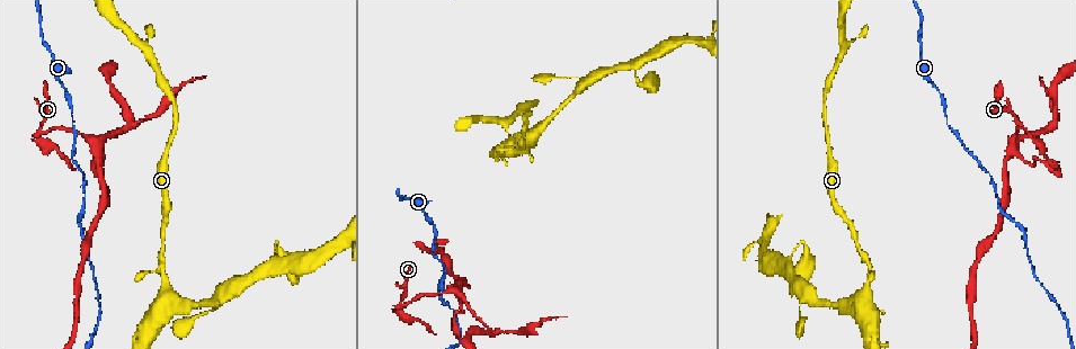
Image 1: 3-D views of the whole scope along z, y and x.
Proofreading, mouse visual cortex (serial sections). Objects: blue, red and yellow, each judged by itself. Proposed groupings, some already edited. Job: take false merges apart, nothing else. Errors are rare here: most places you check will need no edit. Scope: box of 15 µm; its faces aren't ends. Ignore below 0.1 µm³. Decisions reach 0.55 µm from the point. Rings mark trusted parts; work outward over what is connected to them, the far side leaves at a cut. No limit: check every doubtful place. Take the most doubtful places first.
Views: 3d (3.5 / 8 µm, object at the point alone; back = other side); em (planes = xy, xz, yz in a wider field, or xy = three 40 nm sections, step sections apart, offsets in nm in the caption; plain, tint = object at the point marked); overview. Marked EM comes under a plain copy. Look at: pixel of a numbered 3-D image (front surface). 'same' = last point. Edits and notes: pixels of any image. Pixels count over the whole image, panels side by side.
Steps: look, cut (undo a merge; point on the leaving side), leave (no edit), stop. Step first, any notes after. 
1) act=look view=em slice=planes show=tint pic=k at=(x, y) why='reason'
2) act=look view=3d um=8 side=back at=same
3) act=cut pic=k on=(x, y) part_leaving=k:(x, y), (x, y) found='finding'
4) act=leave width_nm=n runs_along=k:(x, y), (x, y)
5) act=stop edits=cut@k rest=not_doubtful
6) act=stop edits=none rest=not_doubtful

act=look view=3d um=3.5 pic=1 at=(41, 133) why='abrupt turn'

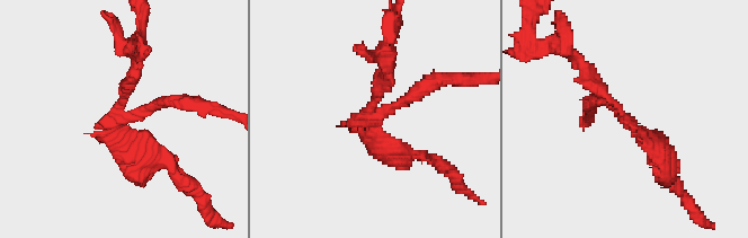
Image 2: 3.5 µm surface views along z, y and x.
act=look view=em slice=xy step=1 show=tint pic=2 at=(622, 111) arms=3 arm_widths_nm=150,200,300

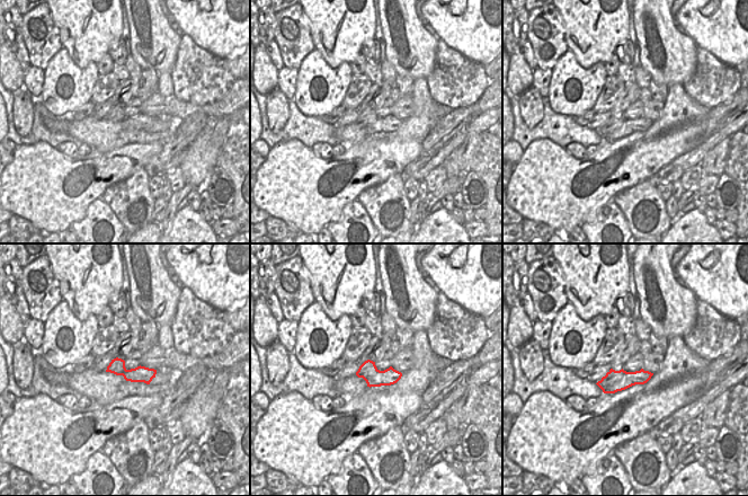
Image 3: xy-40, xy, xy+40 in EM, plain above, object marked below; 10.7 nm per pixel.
act=look view=em slice=xy step=2 show=tint at=same

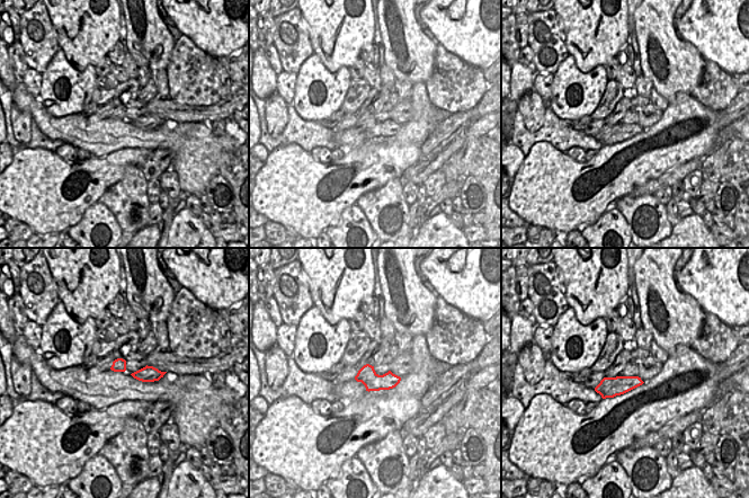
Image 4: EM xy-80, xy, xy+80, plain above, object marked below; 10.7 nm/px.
act=leave runs_along=2:(136, 61), (125, 116), (180, 103) found='all the same cell'

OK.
act=look view=3d um=3.5 side=back pic=1 at=(450, 290) why='thick turns thin'

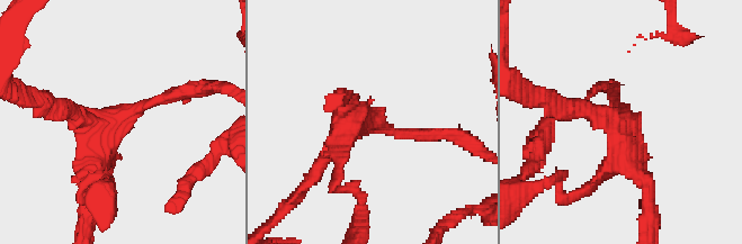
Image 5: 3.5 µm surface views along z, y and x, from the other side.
act=look view=em slice=xy step=2 show=tint pic=5 at=(114, 128) arms=4 arm_widths_nm=150,250,250,250 why='need the tissue'

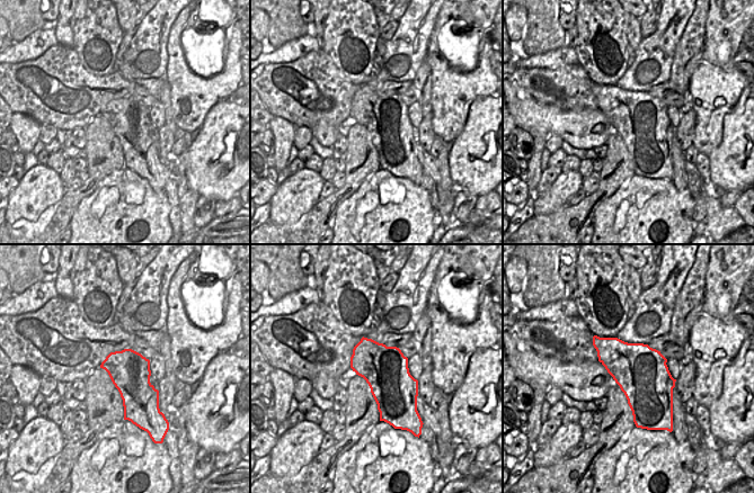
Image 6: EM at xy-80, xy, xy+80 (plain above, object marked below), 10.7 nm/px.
act=look view=em slice=planes show=tint at=same

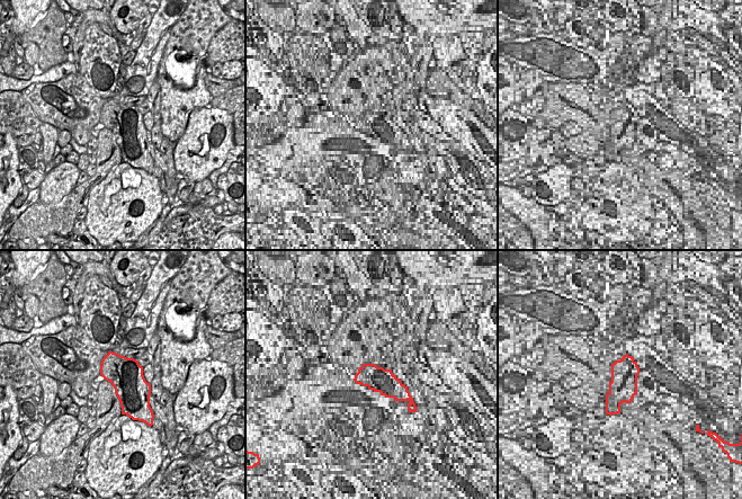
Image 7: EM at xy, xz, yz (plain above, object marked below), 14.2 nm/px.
act=leave found='continuous, no second cell'

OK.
act=look view=3d um=3.5 pic=1 at=(1021, 157)

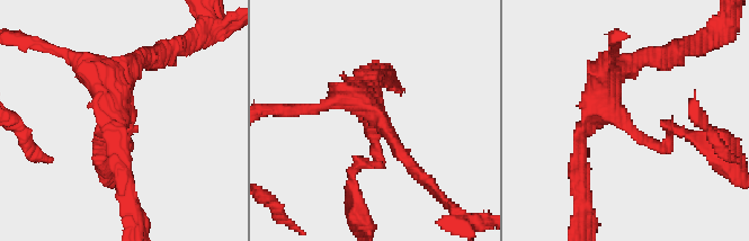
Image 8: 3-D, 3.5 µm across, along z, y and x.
act=look view=em slice=xy step=3 show=tint pic=8 at=(631, 127) arms=3 arm_widths_nm=150,250,350 why='need the tissue'

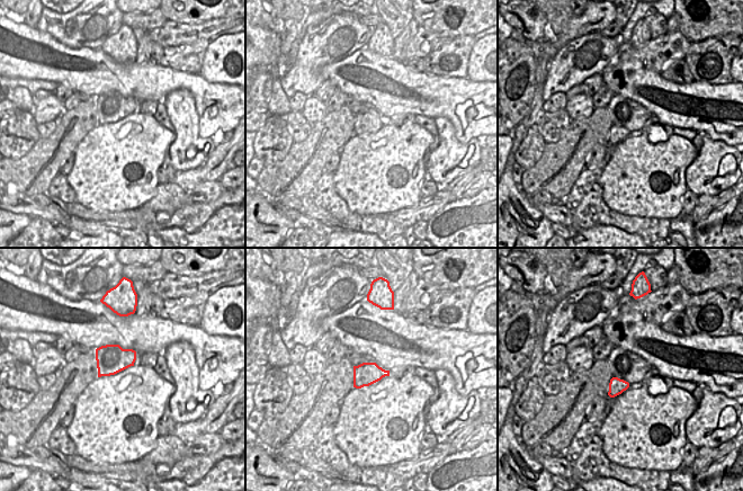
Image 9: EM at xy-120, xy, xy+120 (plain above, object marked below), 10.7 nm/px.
act=leave runs_along=8:(344, 96), (362, 98), (379, 153), (354, 170) found='one cell here'

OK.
act=look view=3d um=3.5 pic=1 at=(494, 334) why='sharp bend'

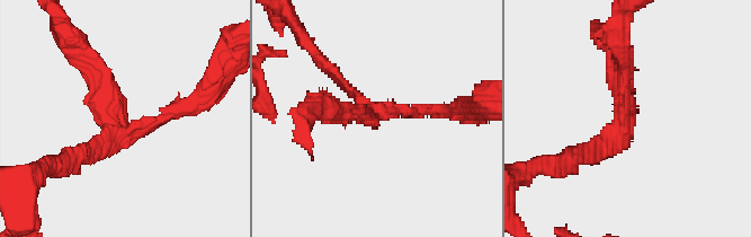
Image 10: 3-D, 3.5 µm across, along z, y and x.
act=look view=em slice=planes show=tint pic=10 at=(374, 110) why='shape alone is not enough'

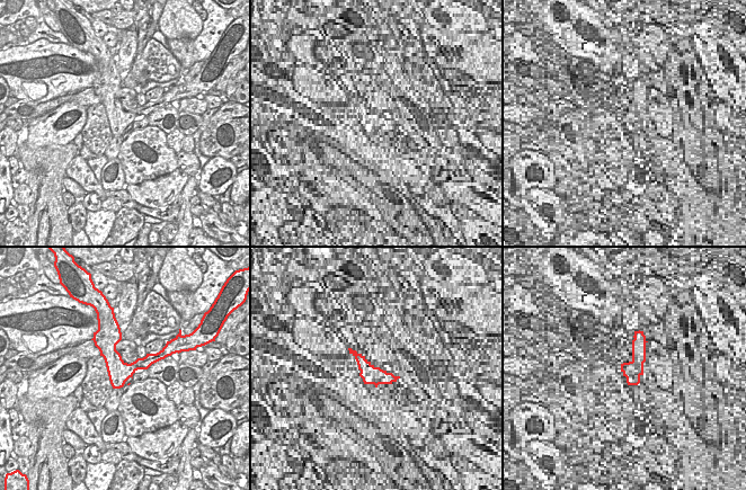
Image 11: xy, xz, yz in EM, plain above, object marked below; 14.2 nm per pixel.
act=leave arms=3 arm_widths_nm=150,200,250 runs_along=10:(572, 159), (620, 134), (624, 66) found='continuous, no second cell'

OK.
act=stop edits=none rest=not_doubtful

